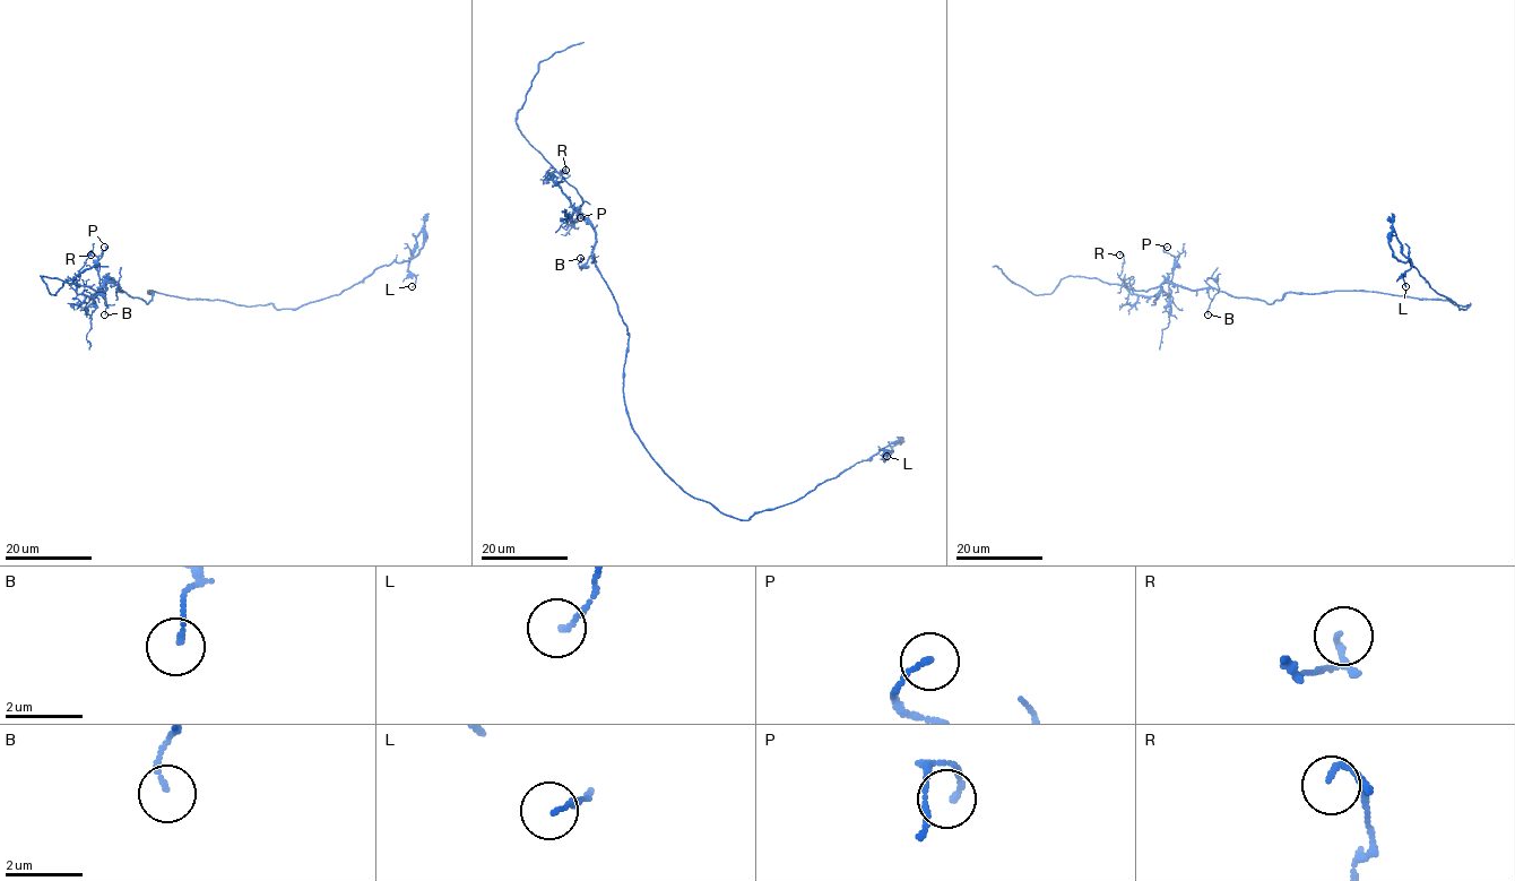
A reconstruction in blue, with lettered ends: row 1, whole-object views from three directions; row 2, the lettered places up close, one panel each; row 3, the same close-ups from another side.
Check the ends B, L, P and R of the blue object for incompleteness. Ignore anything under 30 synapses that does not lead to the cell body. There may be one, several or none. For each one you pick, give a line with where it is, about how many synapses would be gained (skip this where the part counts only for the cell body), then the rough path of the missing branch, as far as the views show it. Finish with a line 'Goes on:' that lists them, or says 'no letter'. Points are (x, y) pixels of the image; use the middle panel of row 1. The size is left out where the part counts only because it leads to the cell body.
Goes on: no letter

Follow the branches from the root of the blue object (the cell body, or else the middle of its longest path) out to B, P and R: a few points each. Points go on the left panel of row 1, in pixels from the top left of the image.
B: (149, 291), (153, 296), (147, 303), (128, 295), (111, 278), (102, 296), (106, 307), (104, 314)
P: (149, 291), (153, 296), (148, 303), (107, 282), (96, 293), (100, 288), (97, 258), (104, 247)
R: (149, 291), (153, 296), (148, 303), (107, 282), (95, 296), (78, 294), (78, 270), (91, 255)

